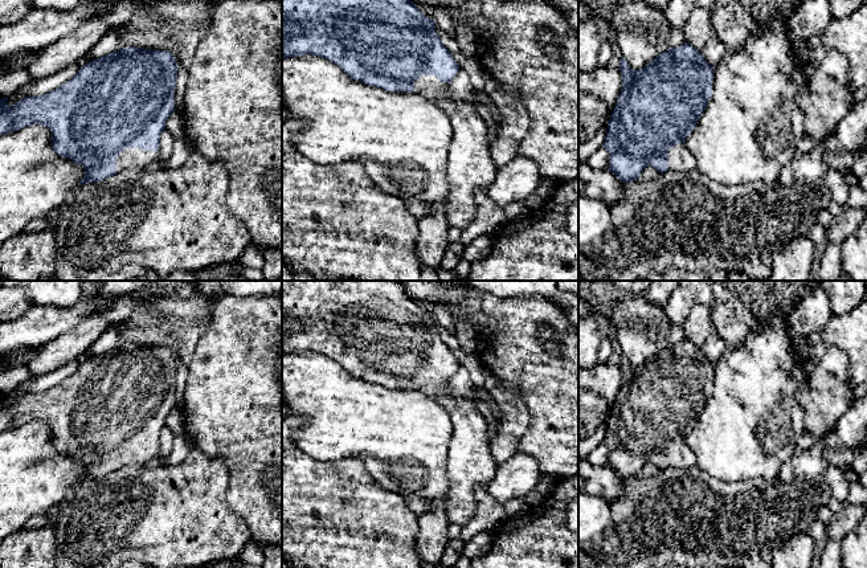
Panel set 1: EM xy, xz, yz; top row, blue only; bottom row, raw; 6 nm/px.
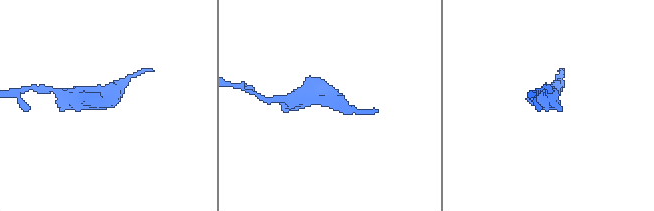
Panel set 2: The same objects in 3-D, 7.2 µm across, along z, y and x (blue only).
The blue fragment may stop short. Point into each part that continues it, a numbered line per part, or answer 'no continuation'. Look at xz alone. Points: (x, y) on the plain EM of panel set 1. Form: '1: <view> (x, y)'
1: xz (470, 464)

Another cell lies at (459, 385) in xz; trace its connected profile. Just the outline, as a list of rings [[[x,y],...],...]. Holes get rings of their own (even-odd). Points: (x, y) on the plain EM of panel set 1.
[[[462,364],[458,365],[457,372],[454,376],[449,380],[446,385],[446,392],[455,396],[462,397],[473,401],[473,381],[471,376],[466,367]]]

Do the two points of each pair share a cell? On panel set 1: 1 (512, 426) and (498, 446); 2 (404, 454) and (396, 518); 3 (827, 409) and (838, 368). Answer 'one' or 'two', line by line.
1: one
2: two
3: one

